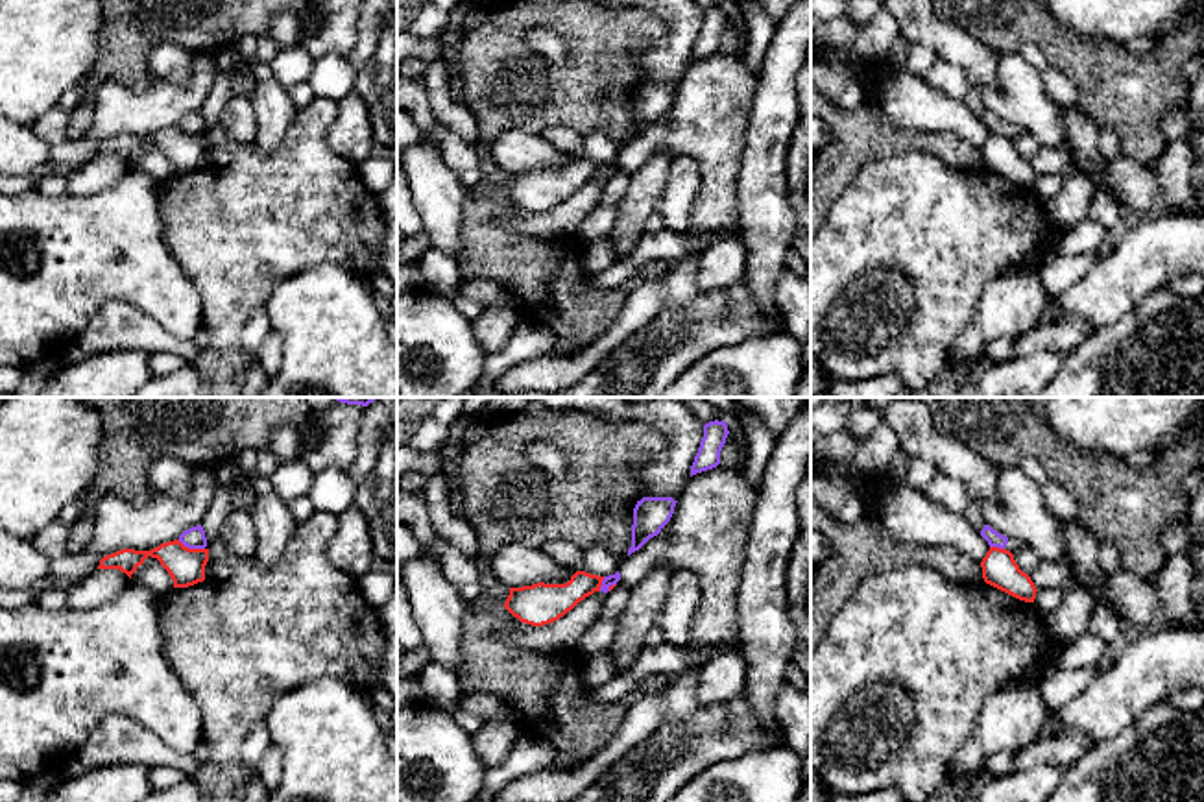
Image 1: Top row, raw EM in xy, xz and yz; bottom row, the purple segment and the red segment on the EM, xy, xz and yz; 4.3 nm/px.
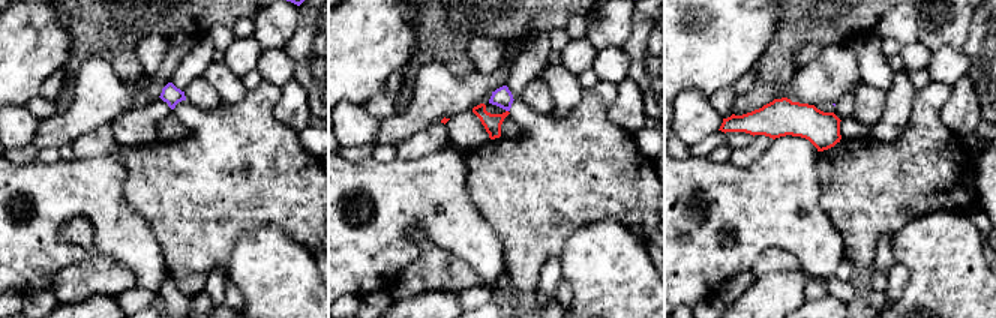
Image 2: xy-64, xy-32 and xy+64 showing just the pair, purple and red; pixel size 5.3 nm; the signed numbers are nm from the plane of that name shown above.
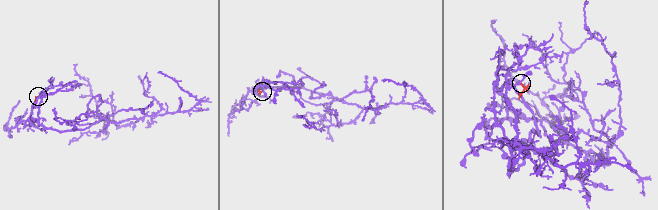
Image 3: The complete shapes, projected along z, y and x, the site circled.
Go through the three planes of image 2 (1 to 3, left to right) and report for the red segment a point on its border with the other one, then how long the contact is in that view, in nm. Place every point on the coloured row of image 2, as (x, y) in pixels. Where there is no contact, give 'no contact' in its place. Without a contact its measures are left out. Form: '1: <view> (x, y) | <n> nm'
1: no contact
2: no contact
3: no contact

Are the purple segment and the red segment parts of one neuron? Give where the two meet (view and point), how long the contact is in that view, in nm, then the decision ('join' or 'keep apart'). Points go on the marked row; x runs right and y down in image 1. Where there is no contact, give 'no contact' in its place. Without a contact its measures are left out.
meets purple in xy at (191, 547); contact 130 nm long; keep apart

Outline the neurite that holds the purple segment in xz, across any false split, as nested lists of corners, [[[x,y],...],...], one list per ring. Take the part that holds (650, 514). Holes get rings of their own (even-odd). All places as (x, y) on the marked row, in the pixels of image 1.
[[[643,497],[633,508],[632,547],[628,556],[657,536],[670,521],[678,501],[672,497]]]

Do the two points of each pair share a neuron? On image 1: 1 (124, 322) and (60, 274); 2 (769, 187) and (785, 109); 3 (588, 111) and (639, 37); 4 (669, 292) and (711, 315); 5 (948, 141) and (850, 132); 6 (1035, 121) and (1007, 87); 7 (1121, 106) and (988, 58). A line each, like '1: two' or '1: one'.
1: two
2: one
3: one
4: two
5: one
6: one
7: two

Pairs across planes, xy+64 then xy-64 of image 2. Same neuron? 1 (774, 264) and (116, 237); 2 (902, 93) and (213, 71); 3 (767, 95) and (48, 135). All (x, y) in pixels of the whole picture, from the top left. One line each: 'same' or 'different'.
1: different
2: same
3: different

